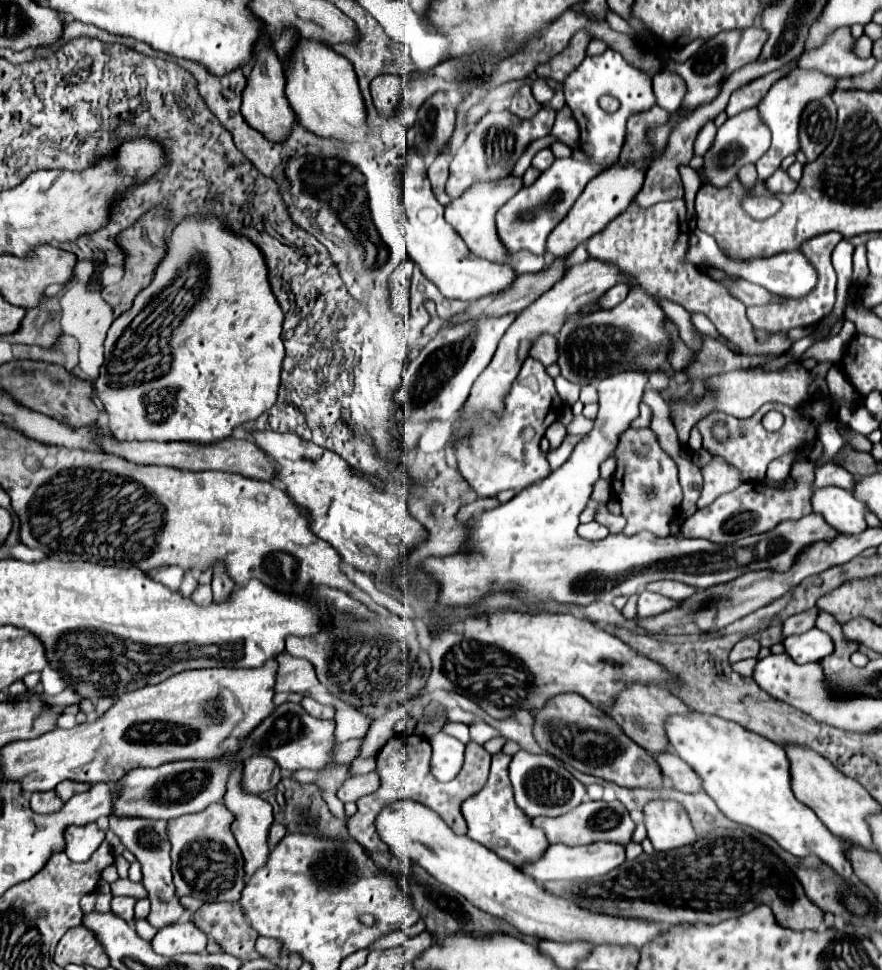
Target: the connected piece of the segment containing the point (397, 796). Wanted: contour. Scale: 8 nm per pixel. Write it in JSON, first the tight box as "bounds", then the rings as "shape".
{"bounds":[348,735,490,851],"shape":[[[394,735],[380,749],[376,771],[380,775],[382,785],[378,791],[360,797],[356,801],[356,805],[358,805],[356,815],[352,815],[348,819],[348,833],[360,845],[364,845],[368,851],[388,851],[384,847],[384,843],[380,843],[380,837],[376,835],[376,827],[372,827],[372,819],[380,813],[380,807],[400,801],[400,799],[414,799],[414,801],[430,807],[448,823],[448,827],[452,827],[452,831],[456,831],[456,835],[466,835],[468,825],[462,815],[462,803],[468,797],[476,795],[484,787],[484,783],[488,779],[488,771],[490,771],[490,753],[486,753],[486,749],[478,743],[468,743],[466,753],[464,753],[464,765],[450,783],[440,783],[430,773],[430,755],[432,755],[432,747],[430,747],[428,739],[424,739],[420,735]]]}

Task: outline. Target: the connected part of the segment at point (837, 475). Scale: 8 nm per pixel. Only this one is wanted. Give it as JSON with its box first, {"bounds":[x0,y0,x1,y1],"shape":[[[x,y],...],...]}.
{"bounds":[814,461,854,489],"shape":[[[834,461],[818,465],[814,471],[816,471],[816,481],[814,481],[816,489],[826,487],[826,485],[852,489],[852,485],[854,485],[854,475],[848,473],[844,467],[838,467]]]}

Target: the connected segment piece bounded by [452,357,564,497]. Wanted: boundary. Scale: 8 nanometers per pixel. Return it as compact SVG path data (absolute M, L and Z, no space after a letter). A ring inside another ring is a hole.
M528 357L510 391L504 395L504 409L500 413L486 411L482 421L476 421L480 425L476 425L474 435L452 443L458 471L480 497L498 495L504 489L522 491L550 473L546 455L540 451L540 439L544 437L544 431L560 417L562 405L564 403L556 393L554 379L546 373L540 361ZM526 427L534 429L534 437L530 441L520 437Z

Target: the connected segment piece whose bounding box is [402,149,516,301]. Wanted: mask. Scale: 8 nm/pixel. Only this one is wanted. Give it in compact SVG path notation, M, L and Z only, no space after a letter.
M410 149L406 155L406 167L402 177L402 203L406 211L406 243L408 253L418 263L424 277L428 277L444 297L470 301L474 297L484 297L490 293L498 293L506 289L516 273L508 265L490 263L472 255L466 243L456 235L456 231L444 221L444 207L434 199L428 177L426 177L426 161L424 155Z

